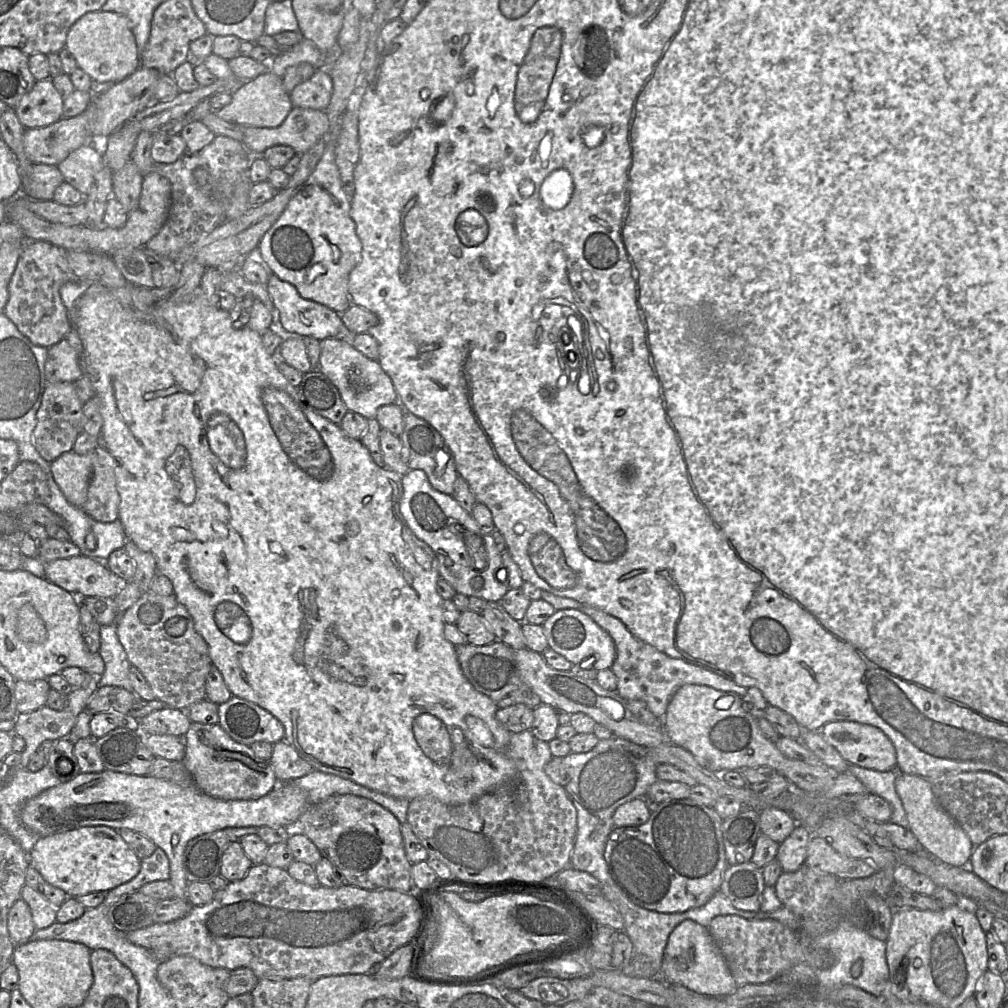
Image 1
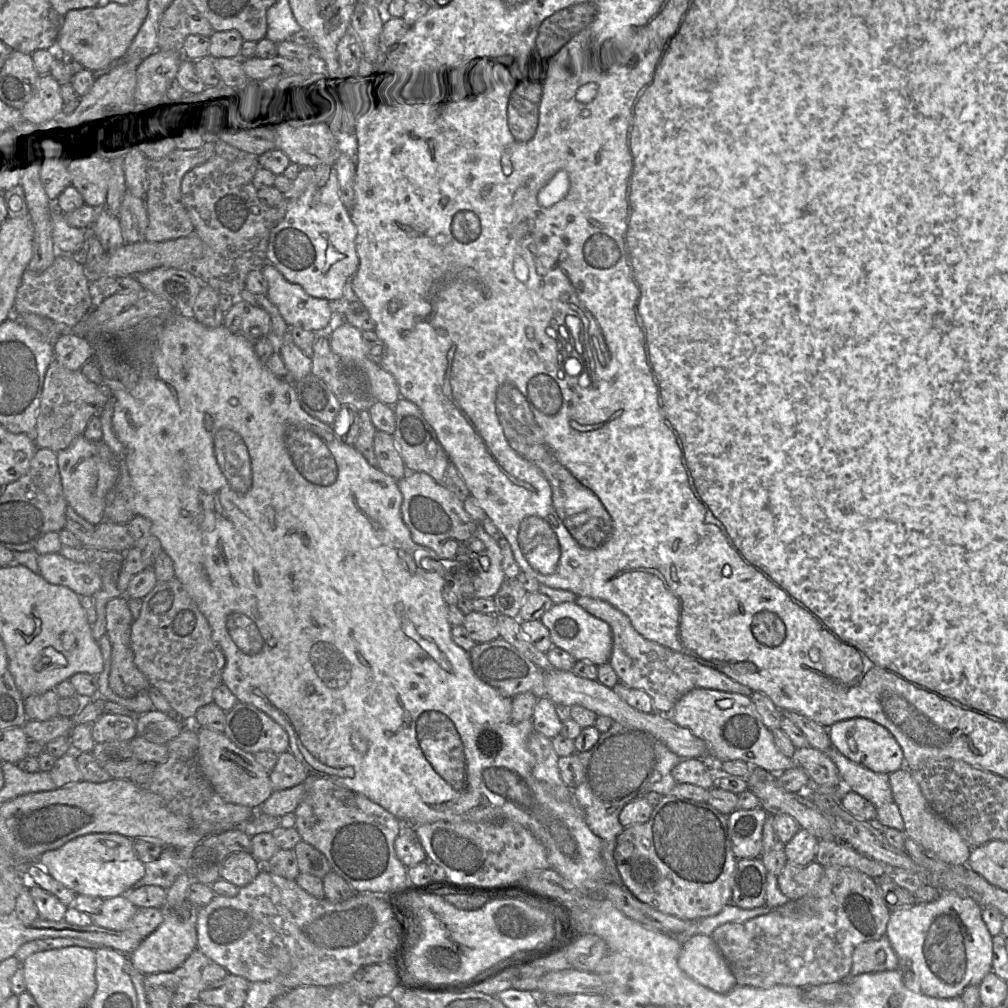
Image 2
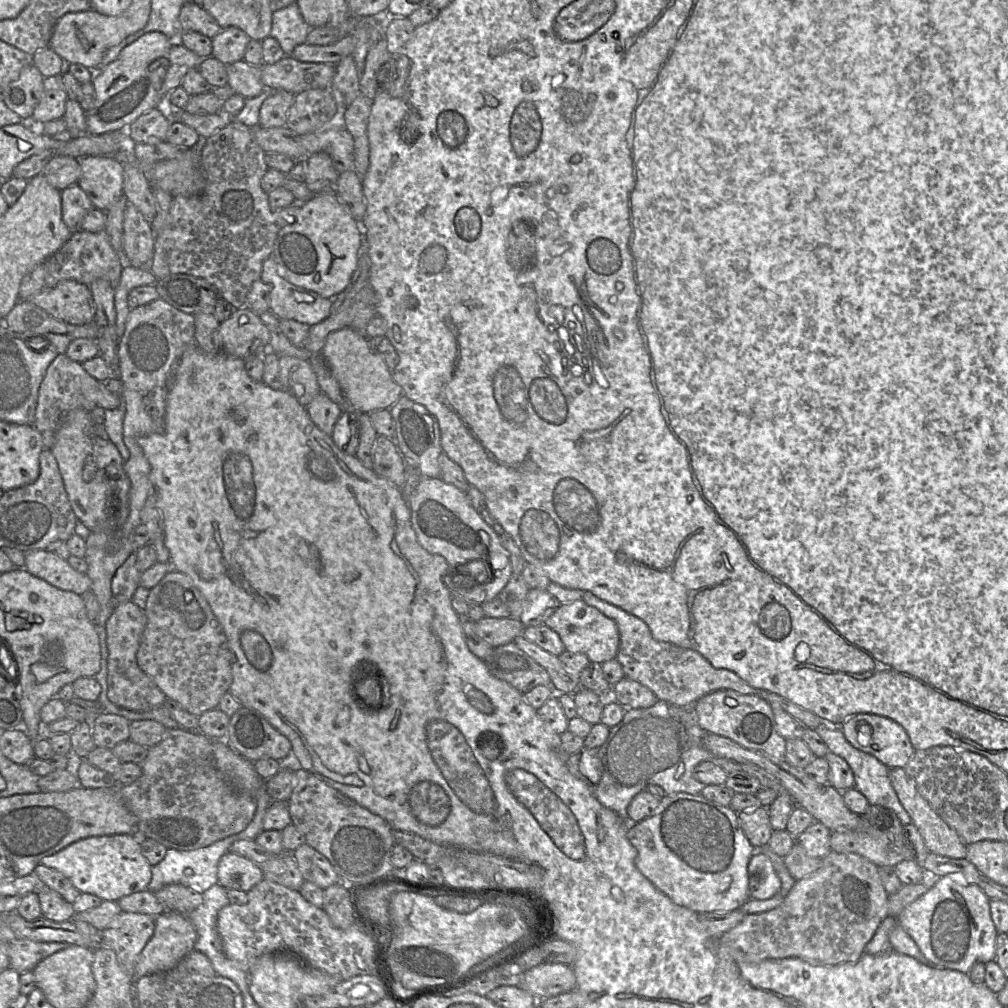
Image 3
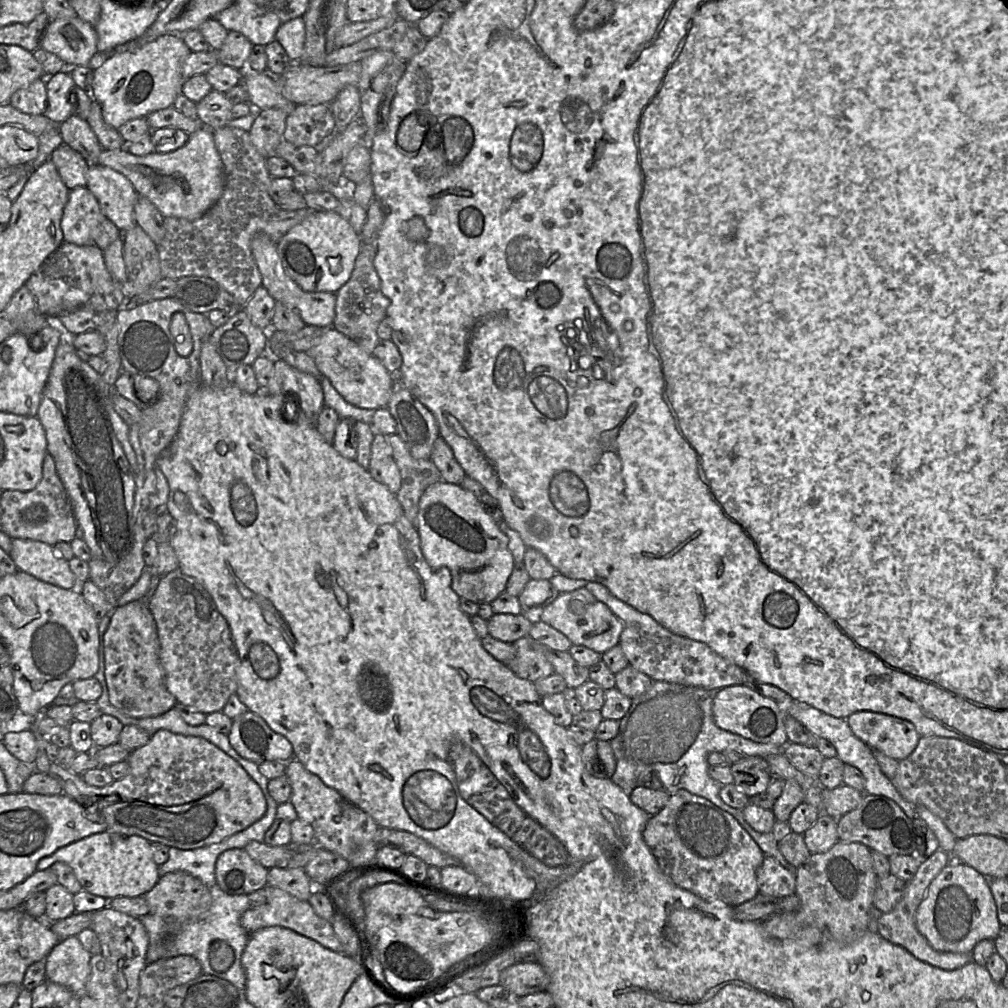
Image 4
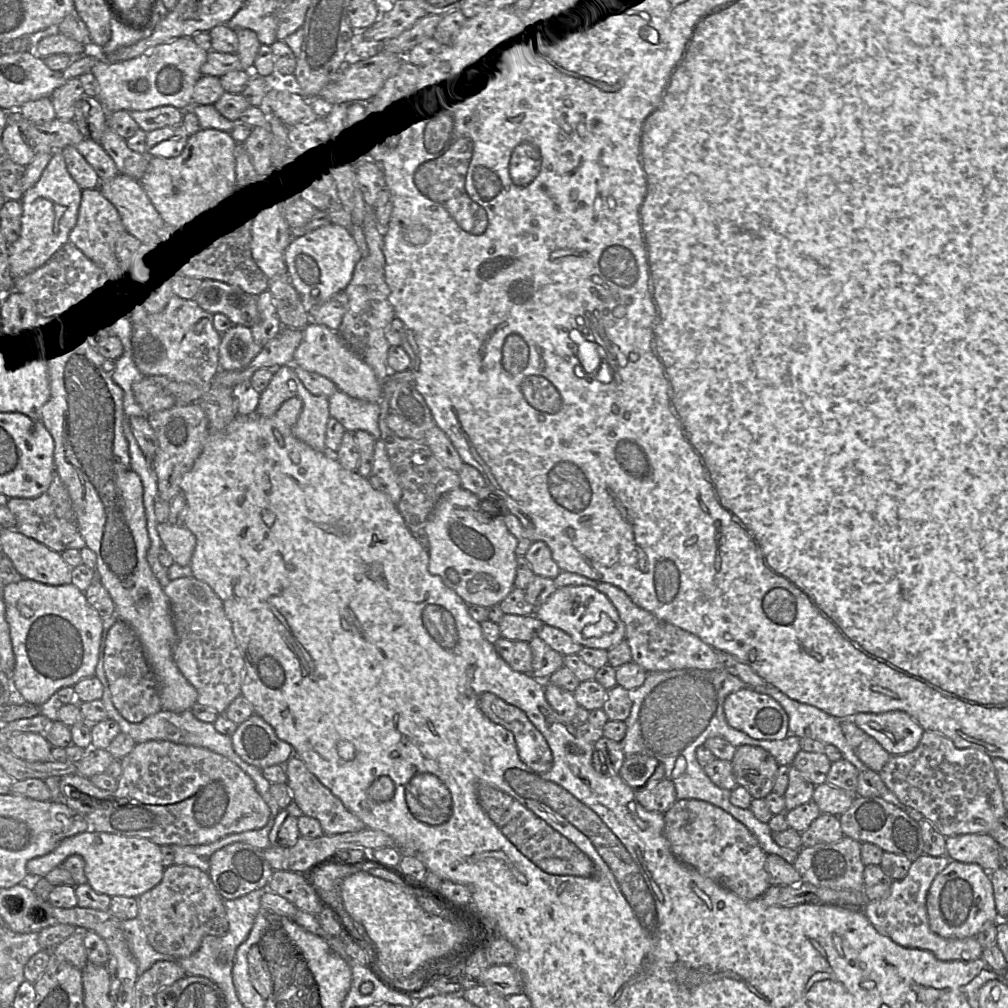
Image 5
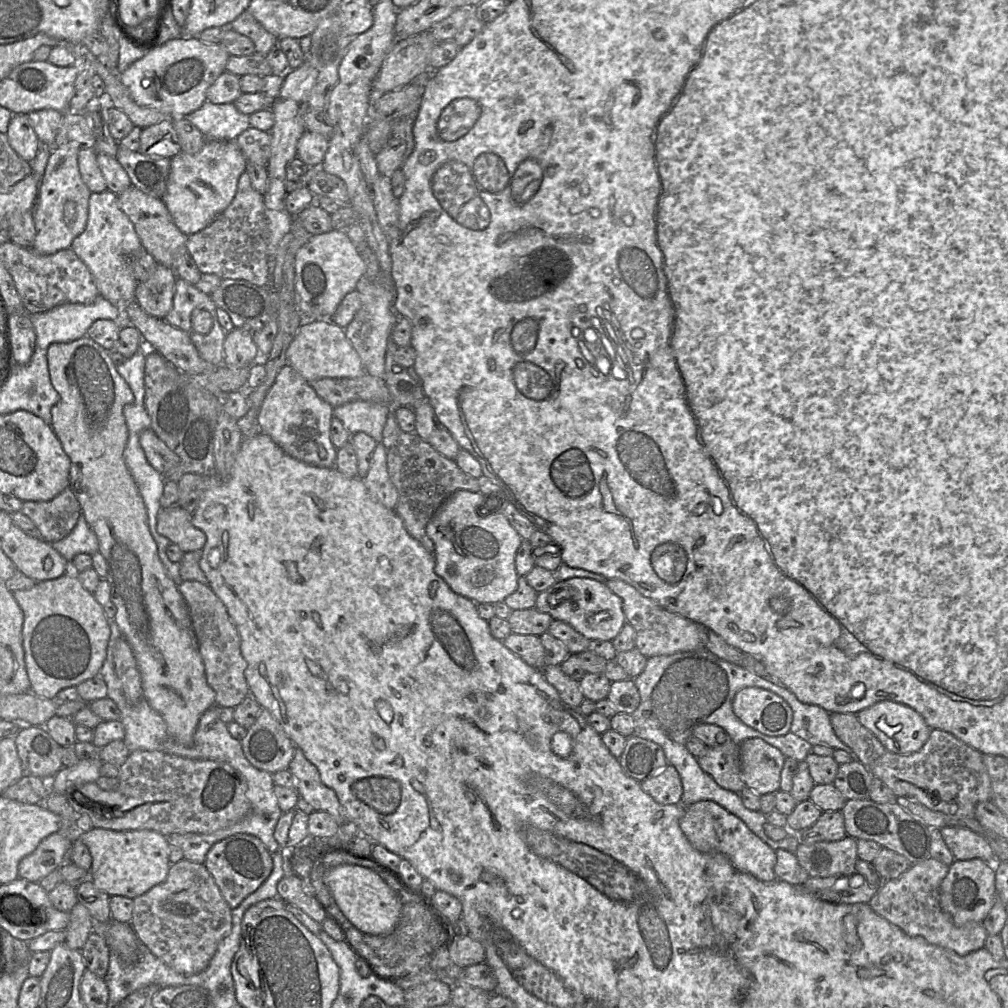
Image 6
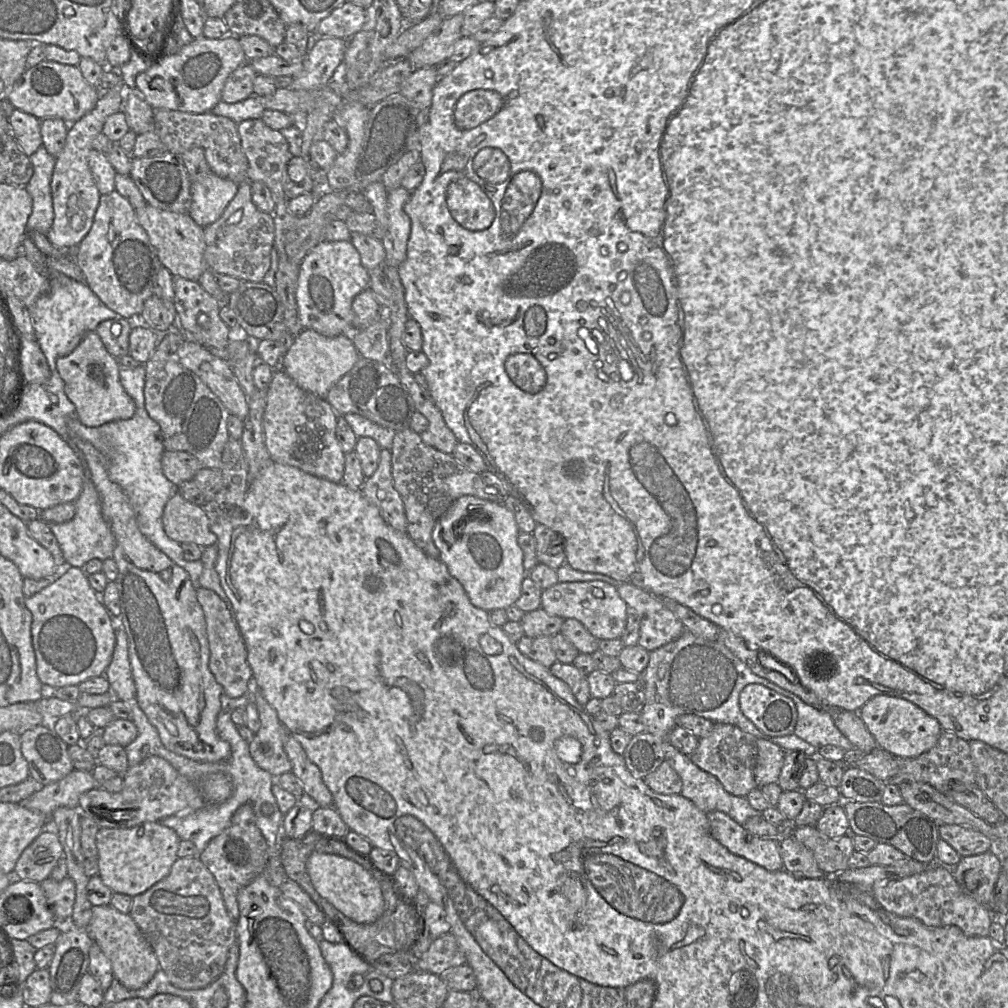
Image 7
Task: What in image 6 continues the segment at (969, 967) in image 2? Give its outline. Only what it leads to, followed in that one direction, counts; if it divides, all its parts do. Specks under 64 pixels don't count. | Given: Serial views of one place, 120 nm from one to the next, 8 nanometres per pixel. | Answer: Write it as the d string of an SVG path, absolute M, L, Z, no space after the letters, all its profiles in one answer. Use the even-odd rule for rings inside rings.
M981 859L955 860L940 886L940 905L957 925L982 922L997 900L995 867Z

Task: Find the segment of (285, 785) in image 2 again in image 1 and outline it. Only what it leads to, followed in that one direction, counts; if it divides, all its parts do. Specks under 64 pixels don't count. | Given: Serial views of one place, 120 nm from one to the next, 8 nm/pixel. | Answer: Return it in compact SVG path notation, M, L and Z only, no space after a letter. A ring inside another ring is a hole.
M284 740L273 744L270 763L278 783L294 781L306 776L313 770L311 764Z

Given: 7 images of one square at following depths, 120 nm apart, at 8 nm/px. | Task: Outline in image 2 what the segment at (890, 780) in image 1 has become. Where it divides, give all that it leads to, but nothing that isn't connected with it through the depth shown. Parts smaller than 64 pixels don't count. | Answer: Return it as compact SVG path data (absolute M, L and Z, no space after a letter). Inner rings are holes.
M832 745L826 754L835 763L846 790L858 793L875 806L876 822L881 828L904 830L903 818L893 799L889 774L874 772L851 761Z

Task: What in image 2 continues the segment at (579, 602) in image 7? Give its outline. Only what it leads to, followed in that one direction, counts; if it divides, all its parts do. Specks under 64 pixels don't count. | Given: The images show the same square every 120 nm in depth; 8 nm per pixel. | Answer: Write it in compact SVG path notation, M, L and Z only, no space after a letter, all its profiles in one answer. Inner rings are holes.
M575 602L554 604L542 615L540 621L549 630L553 645L568 652L577 661L589 661L596 666L610 661L613 646L610 626L589 614Z

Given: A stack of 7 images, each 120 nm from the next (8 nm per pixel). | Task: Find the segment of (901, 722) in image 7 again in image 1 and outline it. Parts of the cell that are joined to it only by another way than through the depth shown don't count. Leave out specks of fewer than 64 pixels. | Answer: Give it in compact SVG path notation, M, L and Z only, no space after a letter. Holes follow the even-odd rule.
M833 721L825 724L820 733L850 765L881 772L897 770L896 749L891 740L877 727L855 721Z

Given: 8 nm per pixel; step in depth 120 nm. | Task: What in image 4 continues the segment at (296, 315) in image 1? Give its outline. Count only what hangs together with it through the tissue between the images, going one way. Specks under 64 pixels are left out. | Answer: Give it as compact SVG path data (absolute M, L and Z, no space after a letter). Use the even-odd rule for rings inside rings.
M262 232L257 233L251 240L251 251L262 276L262 285L275 301L279 301L294 309L300 315L306 326L313 325L329 328L333 324L336 308L336 294L330 292L307 292L302 290L286 273L277 251L277 243Z

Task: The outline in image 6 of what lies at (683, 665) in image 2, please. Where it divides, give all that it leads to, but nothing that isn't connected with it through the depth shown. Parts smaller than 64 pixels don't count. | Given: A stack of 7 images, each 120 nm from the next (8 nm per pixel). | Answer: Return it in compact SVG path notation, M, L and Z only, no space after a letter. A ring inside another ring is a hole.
M610 579L606 581L605 585L621 598L626 622L635 631L635 649L645 657L705 649L703 648L702 625L664 609L622 580Z

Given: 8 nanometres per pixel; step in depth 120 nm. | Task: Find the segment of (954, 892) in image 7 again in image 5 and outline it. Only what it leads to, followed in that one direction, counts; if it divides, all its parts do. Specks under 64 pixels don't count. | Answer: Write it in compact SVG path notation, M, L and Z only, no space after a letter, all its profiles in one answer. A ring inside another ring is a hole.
M921 855L913 861L902 880L894 880L888 896L868 901L863 911L874 928L895 943L931 952L941 961L974 961L981 958L983 948L975 937L965 939L944 938L932 931L927 913L927 894L935 877L953 861L949 856Z

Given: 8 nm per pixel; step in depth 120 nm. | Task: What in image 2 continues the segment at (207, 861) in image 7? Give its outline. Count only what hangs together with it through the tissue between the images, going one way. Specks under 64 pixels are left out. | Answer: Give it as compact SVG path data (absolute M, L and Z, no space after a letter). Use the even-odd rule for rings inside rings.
M234 852L223 862L220 879L238 888L250 884L263 869L263 866L247 852Z

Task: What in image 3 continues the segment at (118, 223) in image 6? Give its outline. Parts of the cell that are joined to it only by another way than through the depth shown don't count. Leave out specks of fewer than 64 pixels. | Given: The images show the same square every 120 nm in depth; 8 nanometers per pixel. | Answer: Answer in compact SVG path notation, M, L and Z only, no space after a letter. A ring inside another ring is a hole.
M77 184L61 191L62 220L72 232L81 230L79 225L92 208L91 200Z

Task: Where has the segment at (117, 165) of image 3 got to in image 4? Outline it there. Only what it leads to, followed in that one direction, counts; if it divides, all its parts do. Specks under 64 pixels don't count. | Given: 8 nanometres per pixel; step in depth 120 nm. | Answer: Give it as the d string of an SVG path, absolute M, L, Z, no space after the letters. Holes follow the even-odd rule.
M90 165L86 187L99 202L103 214L123 233L136 225L134 207L140 197L130 180L102 165Z

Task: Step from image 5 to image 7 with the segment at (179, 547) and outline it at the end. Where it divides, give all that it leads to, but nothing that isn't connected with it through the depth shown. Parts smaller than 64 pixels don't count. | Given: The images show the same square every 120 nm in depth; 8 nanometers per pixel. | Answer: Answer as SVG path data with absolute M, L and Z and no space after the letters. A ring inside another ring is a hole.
M175 491L166 503L162 523L167 536L179 543L194 543L207 547L217 542L217 536L210 529L210 517L206 508L186 500L178 491Z

